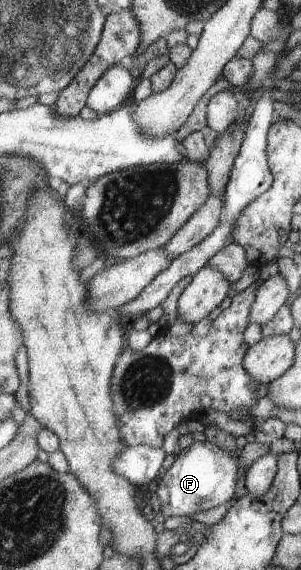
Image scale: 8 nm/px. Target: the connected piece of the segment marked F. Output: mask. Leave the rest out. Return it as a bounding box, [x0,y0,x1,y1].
[156,440,238,521]

